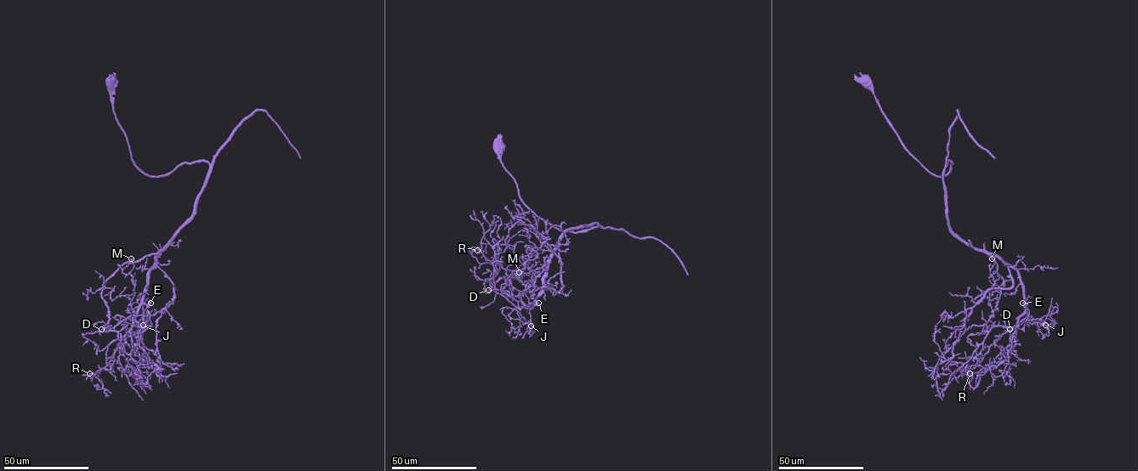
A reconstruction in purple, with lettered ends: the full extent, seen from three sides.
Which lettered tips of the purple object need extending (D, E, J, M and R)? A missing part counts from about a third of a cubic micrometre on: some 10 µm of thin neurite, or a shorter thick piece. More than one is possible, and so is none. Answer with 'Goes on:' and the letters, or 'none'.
Goes on: none

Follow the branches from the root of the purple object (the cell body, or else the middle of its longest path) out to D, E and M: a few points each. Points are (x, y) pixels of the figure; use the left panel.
D: (111, 80), (139, 168), (161, 176), (206, 161), (209, 169), (139, 308), (101, 329)
E: (111, 80), (139, 168), (161, 176), (209, 165), (195, 212), (149, 271), (142, 303), (150, 303)
M: (111, 80), (115, 118), (139, 168), (161, 176), (184, 163), (209, 165), (195, 212), (156, 252), (131, 258)

